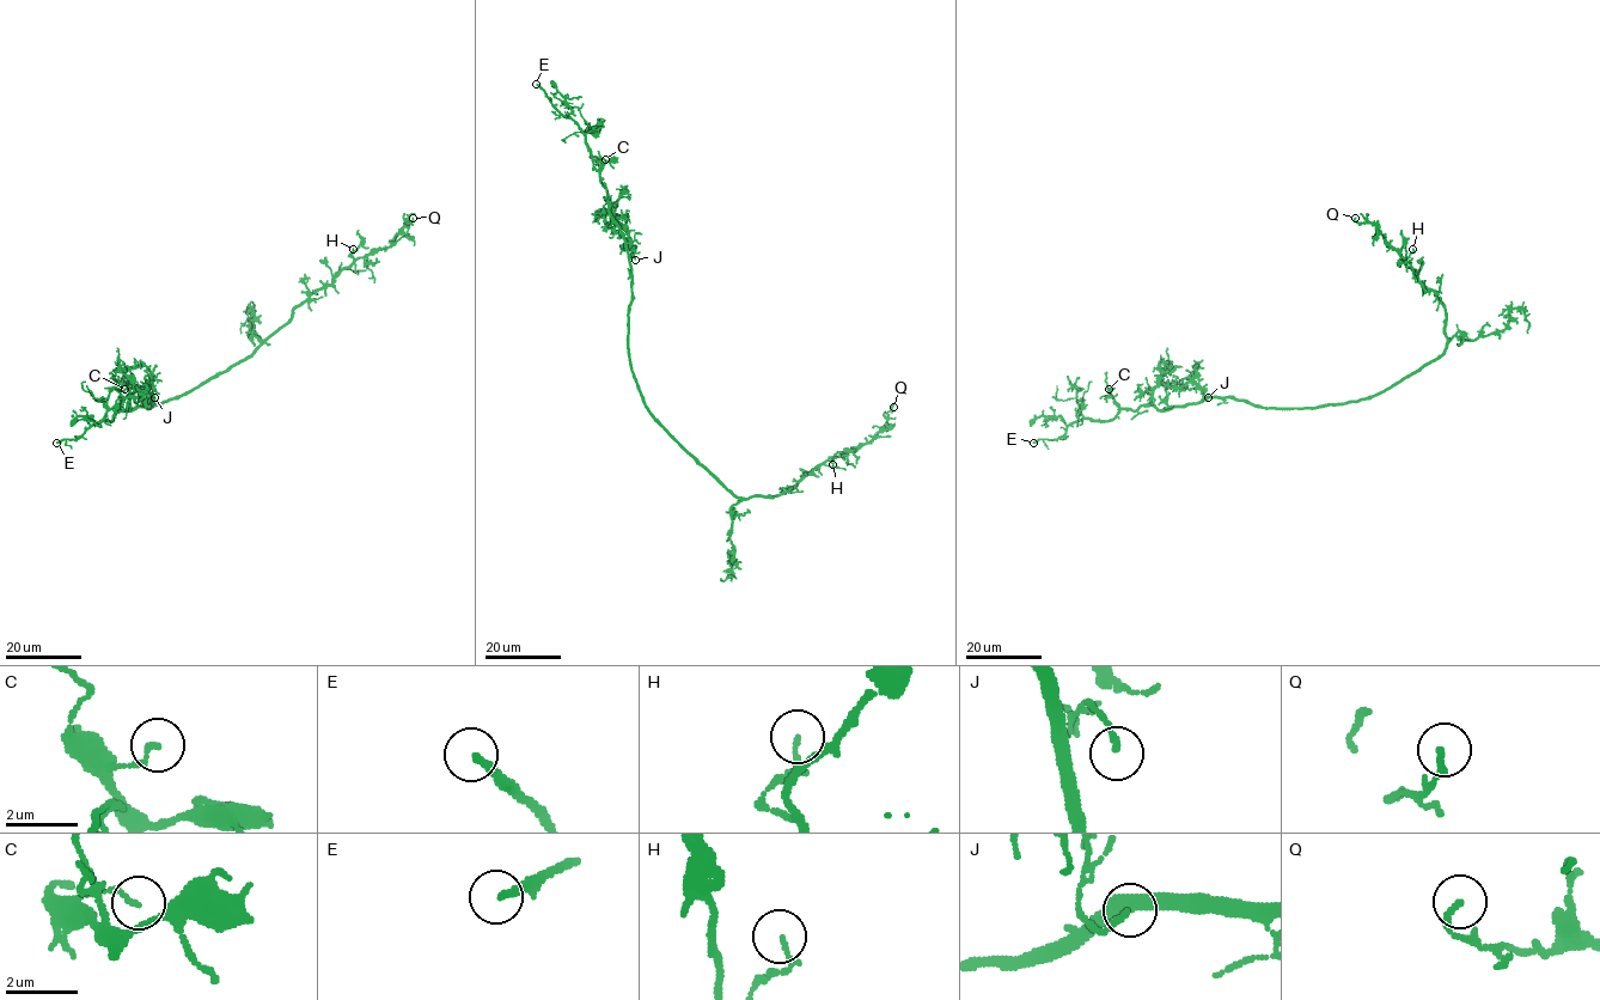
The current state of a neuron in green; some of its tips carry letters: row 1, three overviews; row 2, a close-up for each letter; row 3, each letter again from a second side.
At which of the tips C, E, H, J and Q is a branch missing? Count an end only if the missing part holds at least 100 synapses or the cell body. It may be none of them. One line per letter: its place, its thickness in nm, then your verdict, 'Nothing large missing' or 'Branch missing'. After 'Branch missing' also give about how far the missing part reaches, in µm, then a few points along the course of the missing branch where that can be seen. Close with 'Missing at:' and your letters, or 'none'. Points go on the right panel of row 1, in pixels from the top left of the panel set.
C: Place: (1109, 389). Thickness 150 nm. Nothing large missing
E: Place: (1033, 443). Thickness 220 nm. Branch missing. Missing length about 60 µm
H: Place: (1412, 249). Thickness 130 nm. Nothing large missing
J: Place: (1208, 397). Thickness 150 nm. Nothing large missing
Q: Place: (1355, 218). Thickness 160 nm. Nothing large missing
Missing at: E

